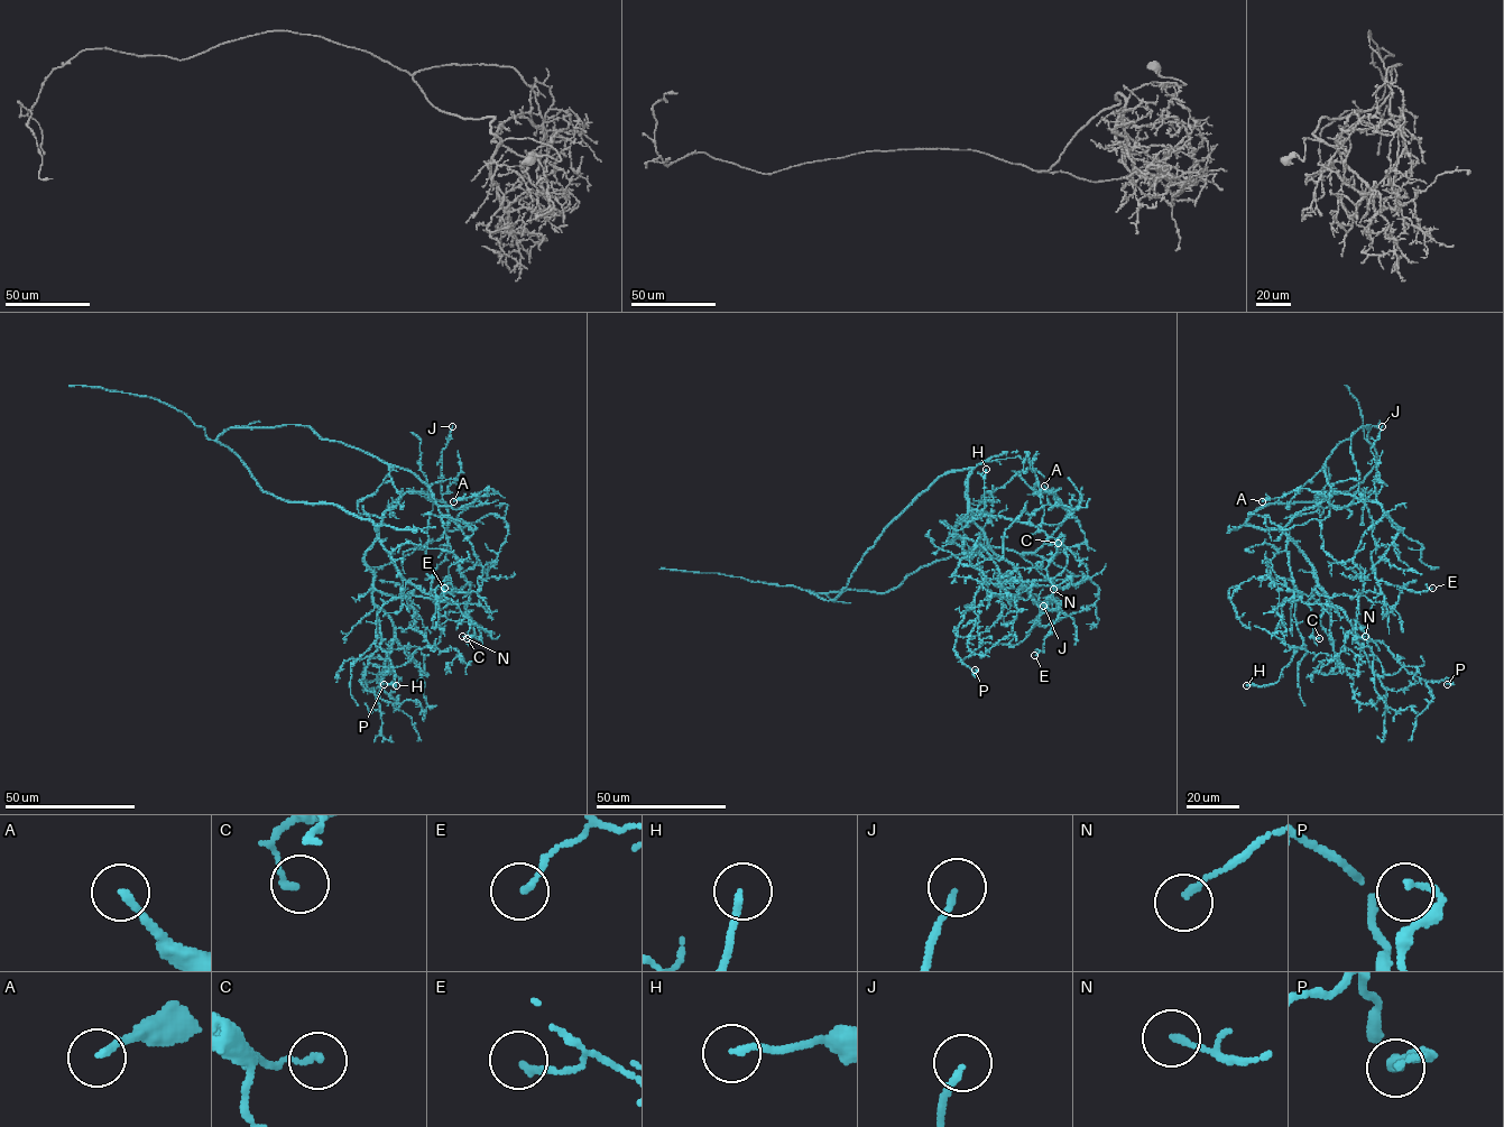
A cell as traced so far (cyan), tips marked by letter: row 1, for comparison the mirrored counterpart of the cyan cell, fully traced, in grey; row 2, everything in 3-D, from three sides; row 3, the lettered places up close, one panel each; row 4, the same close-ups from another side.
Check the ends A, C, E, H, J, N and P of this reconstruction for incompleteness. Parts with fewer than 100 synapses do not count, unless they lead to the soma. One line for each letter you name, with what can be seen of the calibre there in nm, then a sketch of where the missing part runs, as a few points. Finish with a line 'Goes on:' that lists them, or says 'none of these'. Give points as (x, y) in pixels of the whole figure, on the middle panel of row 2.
Goes on: none of these

